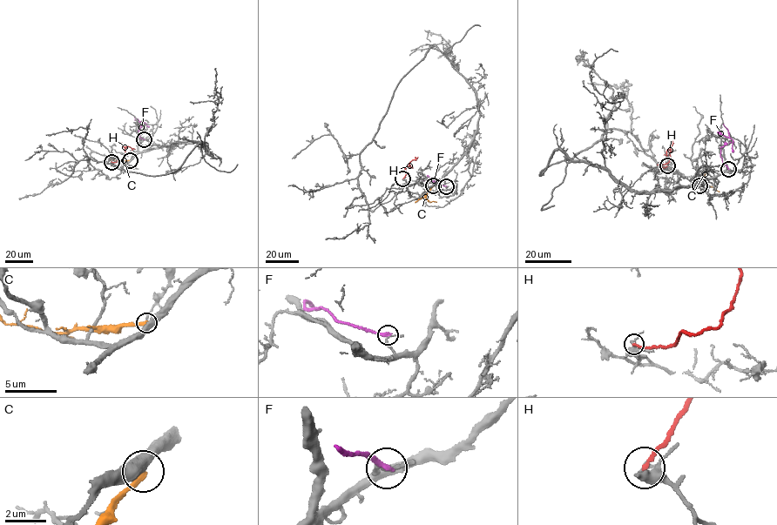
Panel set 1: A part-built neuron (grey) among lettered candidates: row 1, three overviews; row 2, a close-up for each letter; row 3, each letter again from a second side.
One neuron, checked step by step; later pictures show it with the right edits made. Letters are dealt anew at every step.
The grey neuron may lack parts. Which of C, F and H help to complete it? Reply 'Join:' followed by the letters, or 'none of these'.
Join: none of these

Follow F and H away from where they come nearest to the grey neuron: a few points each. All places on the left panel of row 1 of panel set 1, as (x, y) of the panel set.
F: (144, 139), (138, 131), (143, 122), (134, 117)
H: (111, 162), (123, 159), (125, 147), (135, 149)

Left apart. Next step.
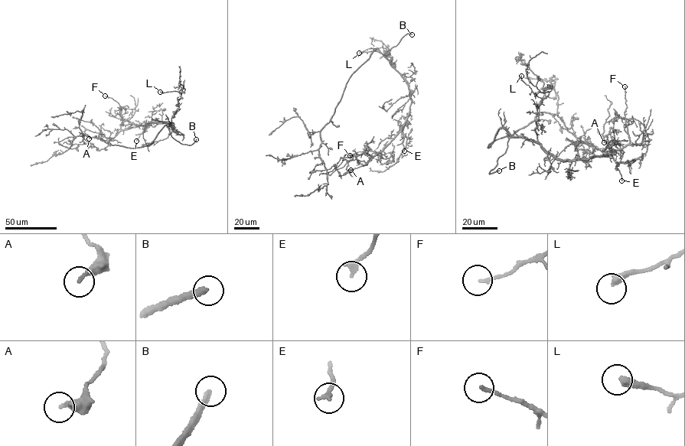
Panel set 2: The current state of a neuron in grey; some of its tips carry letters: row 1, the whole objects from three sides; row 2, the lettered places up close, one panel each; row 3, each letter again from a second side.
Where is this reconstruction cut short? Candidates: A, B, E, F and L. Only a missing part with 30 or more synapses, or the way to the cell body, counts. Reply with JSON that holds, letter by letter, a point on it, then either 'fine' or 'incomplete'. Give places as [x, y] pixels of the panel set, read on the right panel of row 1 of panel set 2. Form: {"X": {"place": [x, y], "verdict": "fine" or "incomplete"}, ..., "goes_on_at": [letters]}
{"A": {"place": [604, 142], "verdict": "fine"}, "B": {"place": [499, 170], "verdict": "incomplete"}, "E": {"place": [621, 180], "verdict": "fine"}, "F": {"place": [624, 86], "verdict": "fine"}, "L": {"place": [521, 76], "verdict": "fine"}, "goes_on_at": ["B"]}

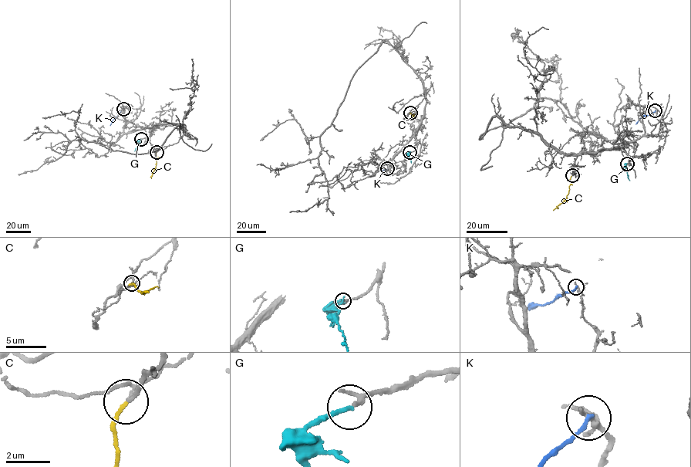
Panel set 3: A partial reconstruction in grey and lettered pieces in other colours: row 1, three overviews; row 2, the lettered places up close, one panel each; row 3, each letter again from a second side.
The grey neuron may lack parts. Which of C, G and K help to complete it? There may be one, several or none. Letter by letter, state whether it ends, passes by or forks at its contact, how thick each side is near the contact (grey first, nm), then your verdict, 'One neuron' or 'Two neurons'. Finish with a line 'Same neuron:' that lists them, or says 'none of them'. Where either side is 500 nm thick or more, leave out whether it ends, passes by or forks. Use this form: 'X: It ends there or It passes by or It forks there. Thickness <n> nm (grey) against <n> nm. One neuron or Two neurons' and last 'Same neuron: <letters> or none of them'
C: It ends there. Thickness 100 nm (grey) against 140 nm. One neuron
G: It ends there. Thickness 150 nm (grey) against 220 nm. One neuron
K: It ends there. Thickness 130 nm (grey) against 160 nm. Two neurons
Same neuron: C, G

